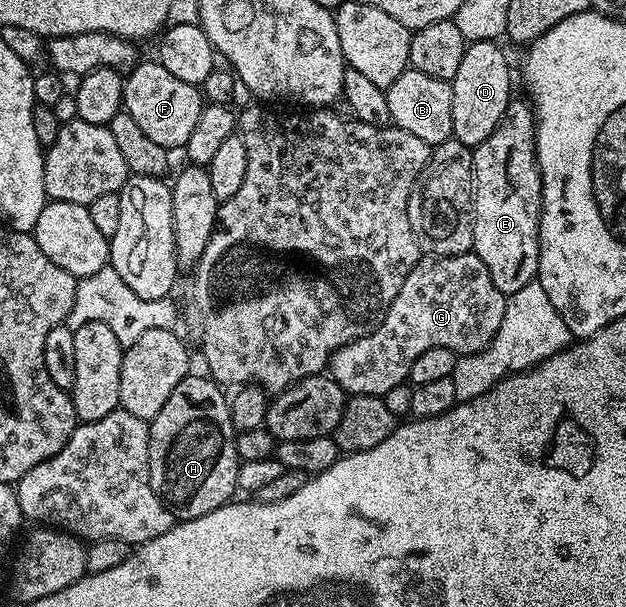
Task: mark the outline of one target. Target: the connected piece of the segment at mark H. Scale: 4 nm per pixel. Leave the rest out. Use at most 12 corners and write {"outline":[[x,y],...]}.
{"outline":[[188,375],[151,418],[149,479],[179,521],[226,505],[229,397]]}

